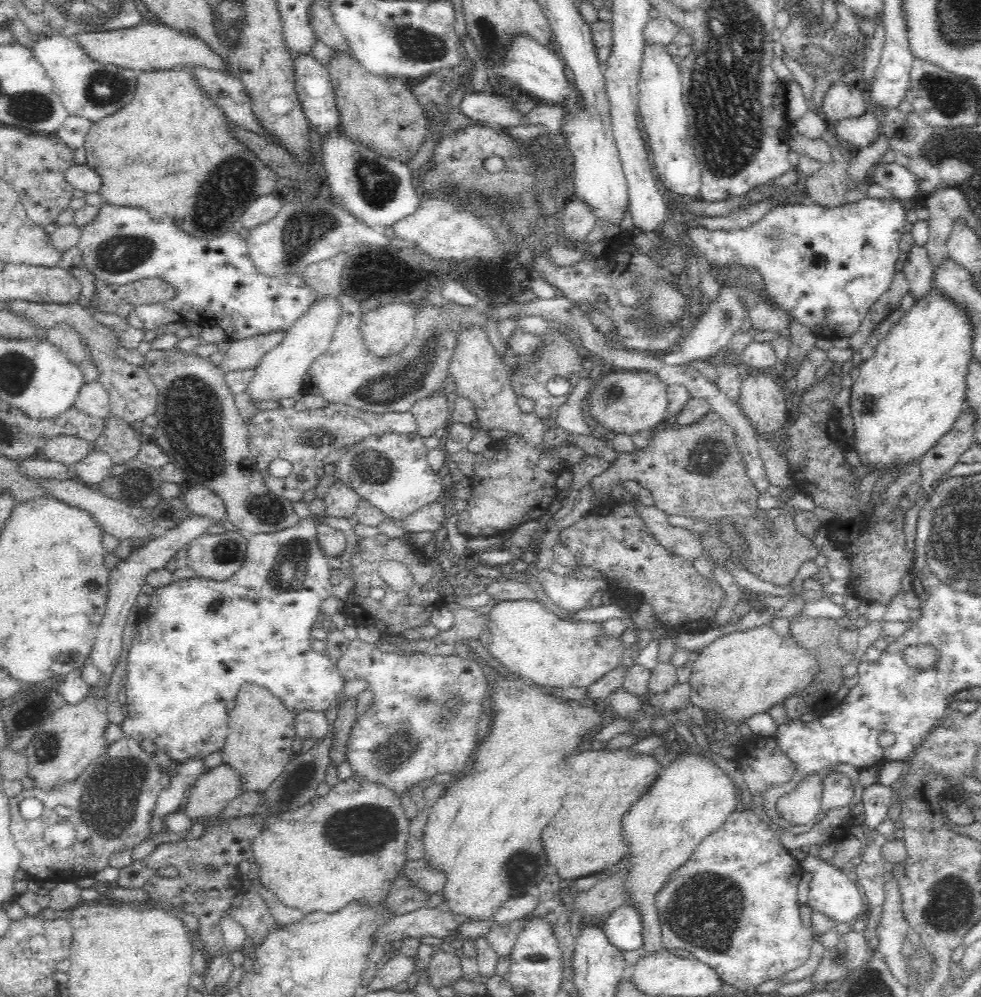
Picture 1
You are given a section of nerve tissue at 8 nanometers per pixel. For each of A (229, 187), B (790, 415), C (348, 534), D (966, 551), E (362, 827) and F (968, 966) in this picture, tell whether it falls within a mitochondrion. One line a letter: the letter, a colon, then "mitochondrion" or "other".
A: mitochondrion
B: other
C: other
D: mitochondrion
E: mitochondrion
F: other

